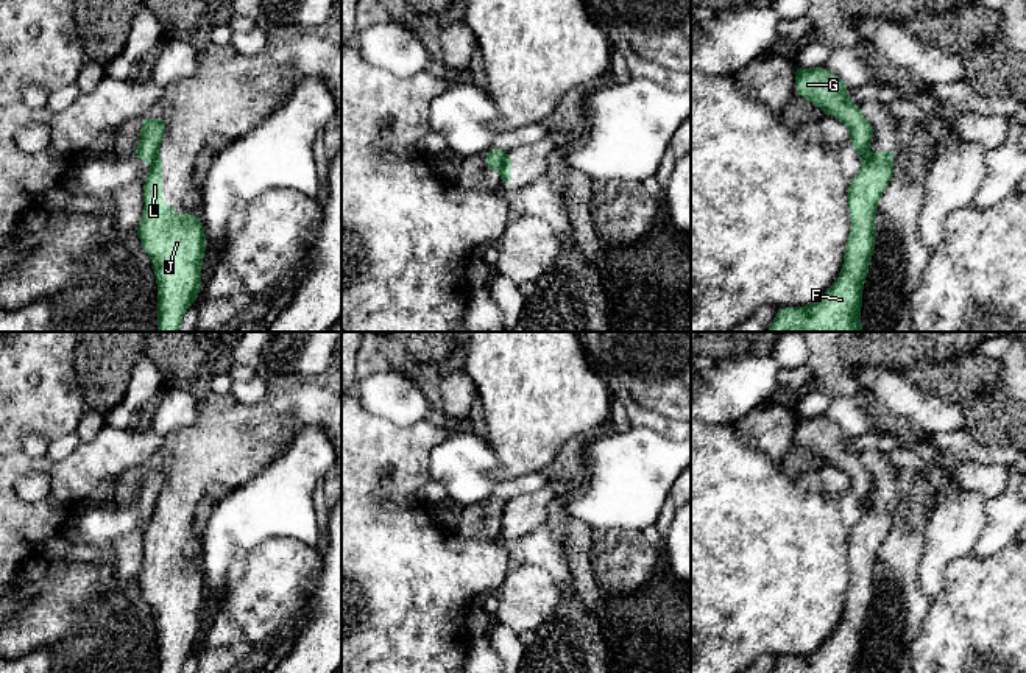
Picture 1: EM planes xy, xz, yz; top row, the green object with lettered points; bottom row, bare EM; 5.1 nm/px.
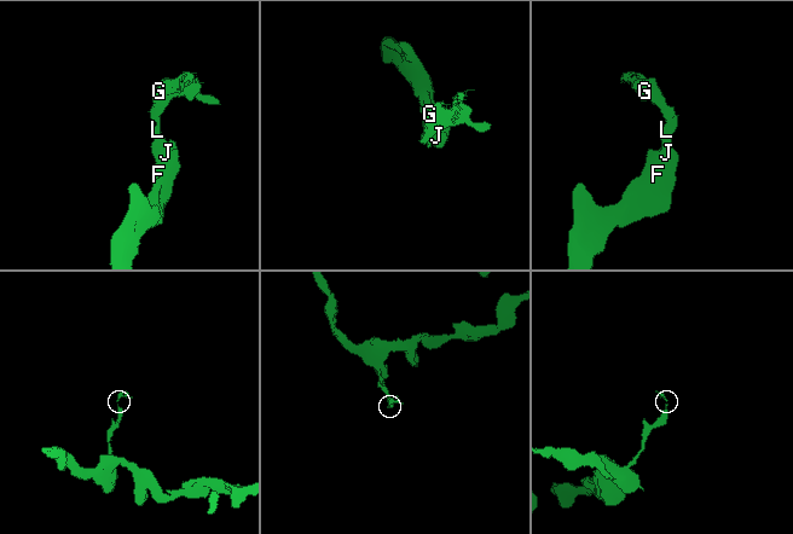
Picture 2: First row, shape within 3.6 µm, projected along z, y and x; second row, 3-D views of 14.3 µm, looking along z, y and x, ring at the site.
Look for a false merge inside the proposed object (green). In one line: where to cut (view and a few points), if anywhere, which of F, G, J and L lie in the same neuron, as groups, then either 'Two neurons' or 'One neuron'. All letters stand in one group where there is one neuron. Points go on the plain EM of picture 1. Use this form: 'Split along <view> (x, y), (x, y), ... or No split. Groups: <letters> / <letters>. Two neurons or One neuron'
Split along xz (507, 502), (501, 517). Groups: F J L / G. Two neurons

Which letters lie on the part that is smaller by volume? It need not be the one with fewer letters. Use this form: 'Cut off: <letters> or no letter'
Cut off: G

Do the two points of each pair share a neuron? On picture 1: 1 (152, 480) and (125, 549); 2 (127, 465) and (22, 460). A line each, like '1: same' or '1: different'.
1: same
2: same

